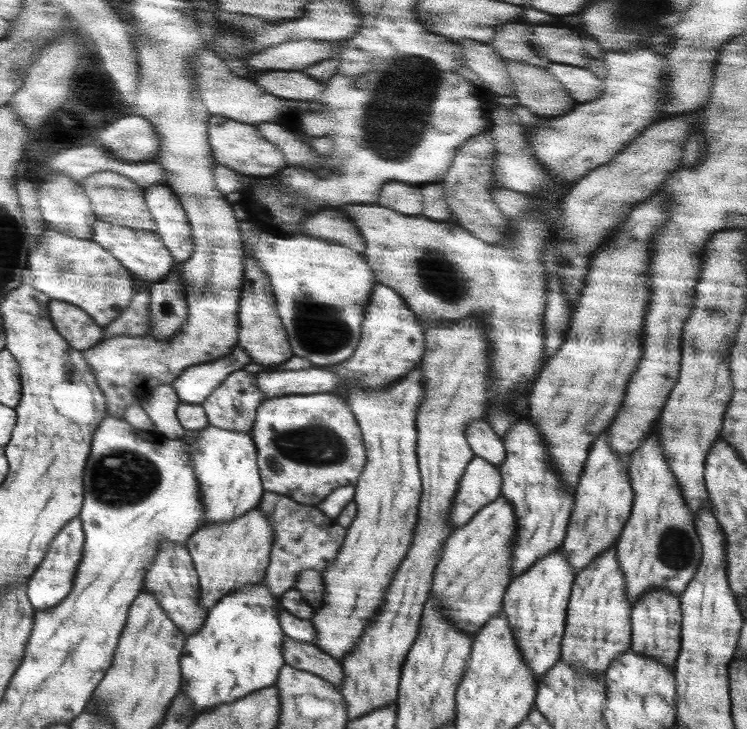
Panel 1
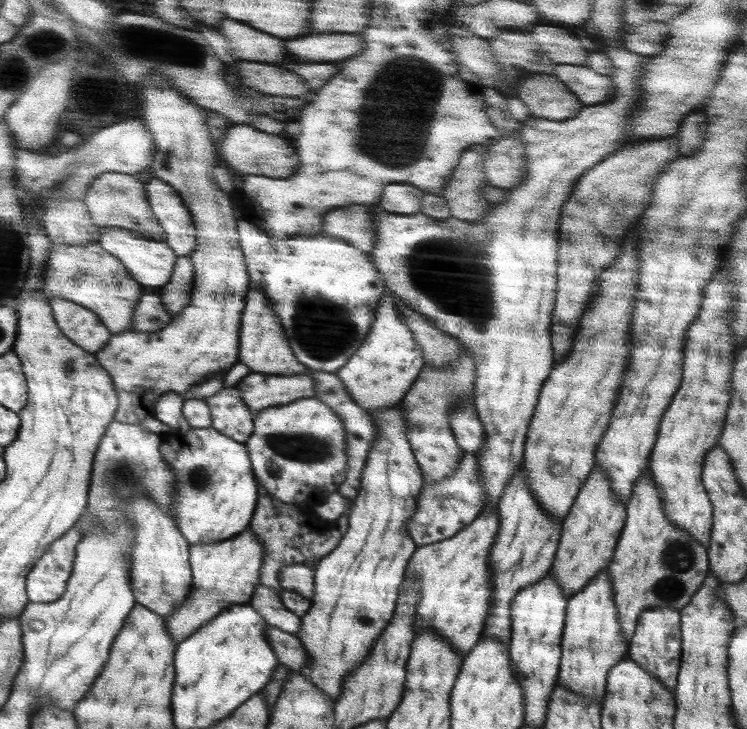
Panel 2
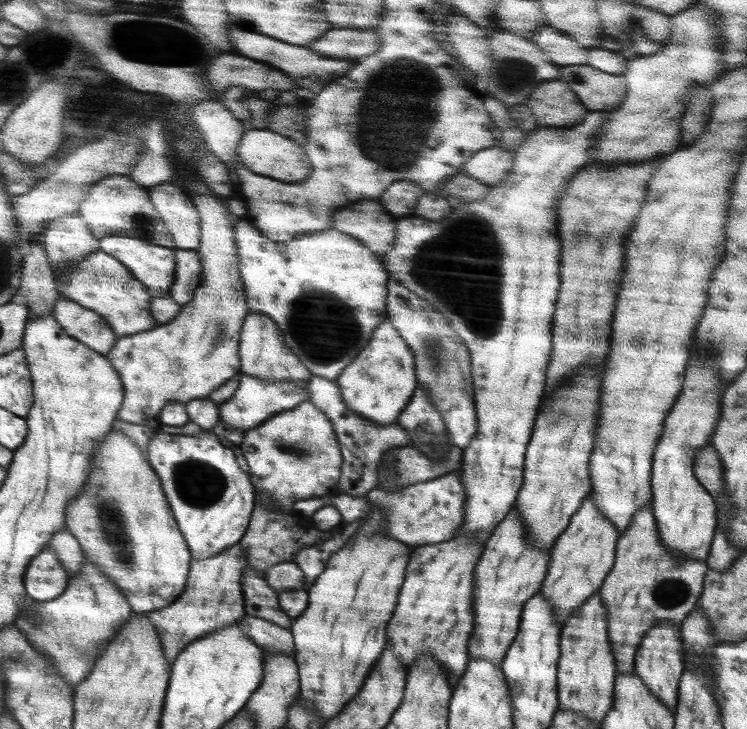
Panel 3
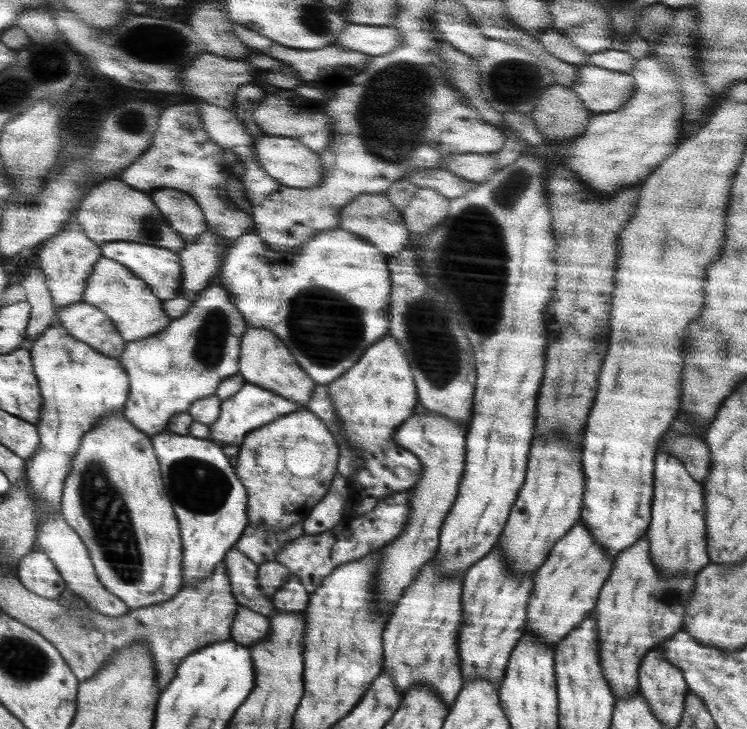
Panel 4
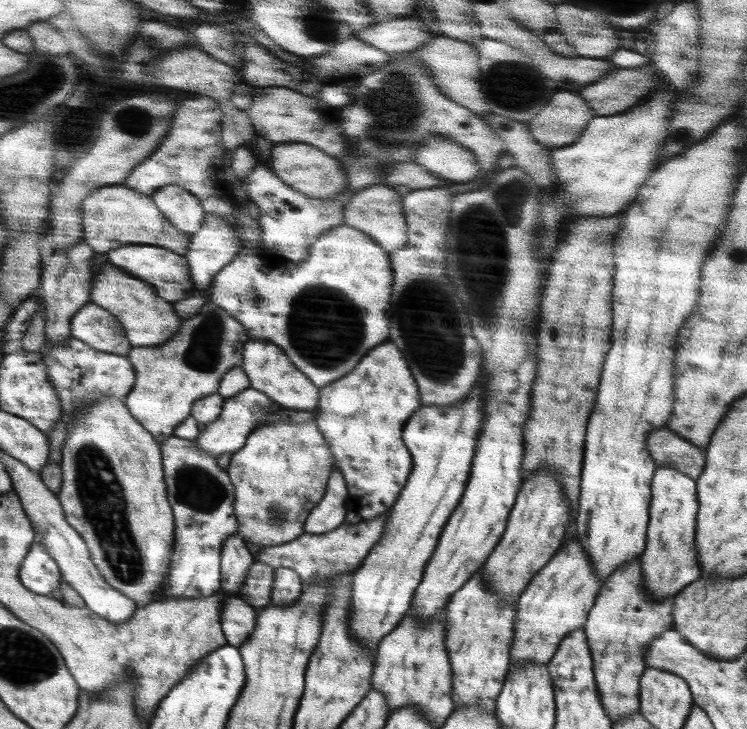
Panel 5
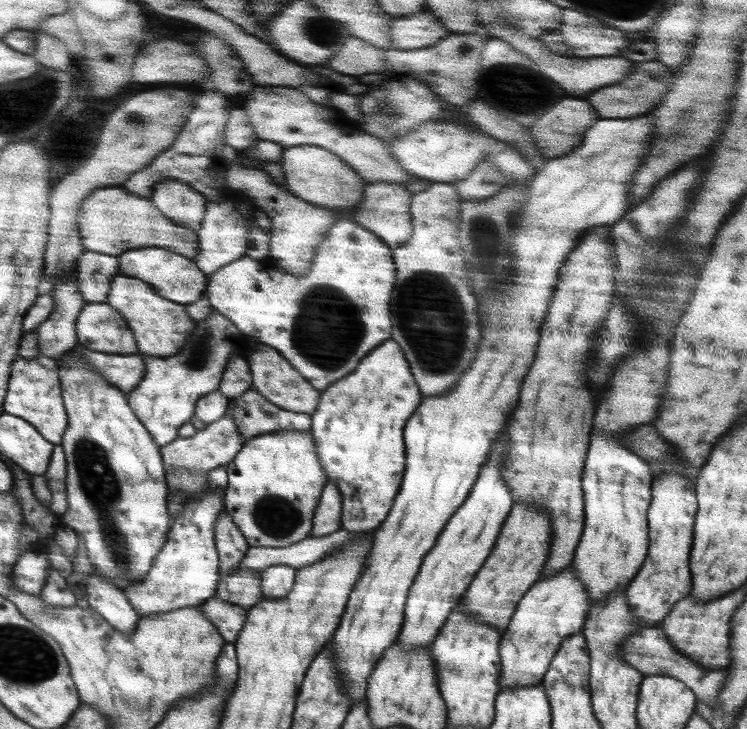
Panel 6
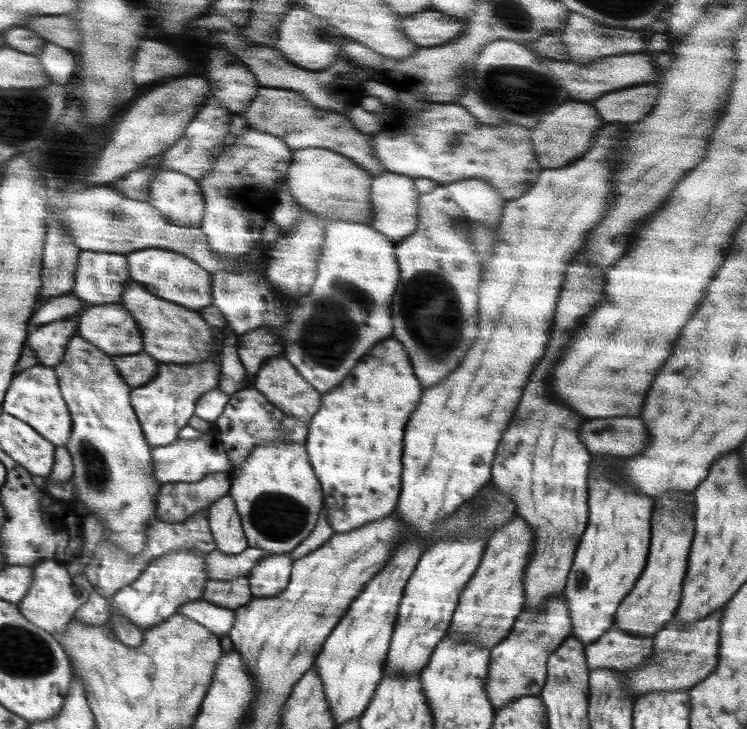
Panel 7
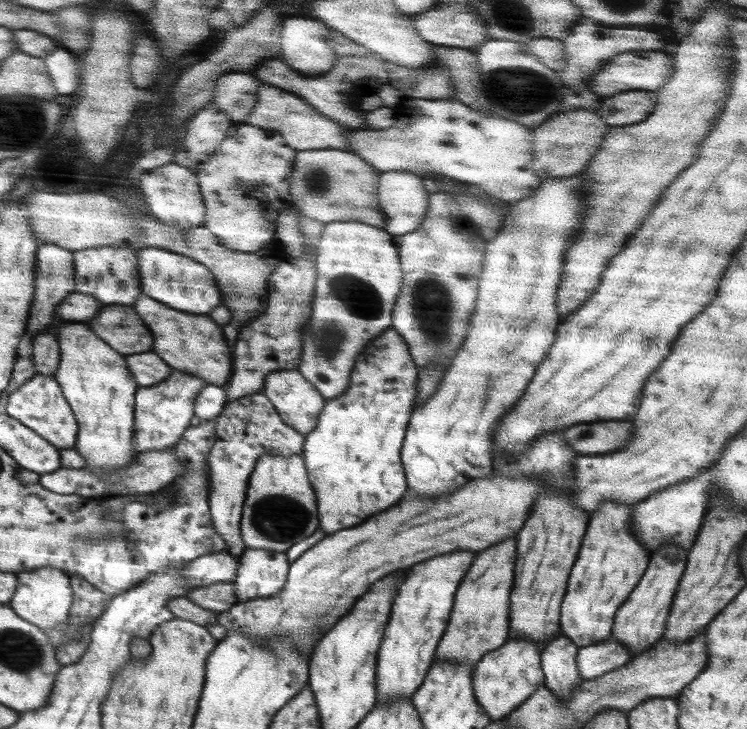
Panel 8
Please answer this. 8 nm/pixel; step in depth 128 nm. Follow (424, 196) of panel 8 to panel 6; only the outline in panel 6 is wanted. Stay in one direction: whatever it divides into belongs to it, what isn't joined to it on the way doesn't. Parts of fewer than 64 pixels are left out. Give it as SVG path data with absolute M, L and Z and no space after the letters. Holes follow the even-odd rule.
M372 182L367 186L362 202L360 206L356 205L354 218L351 220L376 233L390 248L400 247L412 238L413 234L413 216L410 212L413 194L396 182Z

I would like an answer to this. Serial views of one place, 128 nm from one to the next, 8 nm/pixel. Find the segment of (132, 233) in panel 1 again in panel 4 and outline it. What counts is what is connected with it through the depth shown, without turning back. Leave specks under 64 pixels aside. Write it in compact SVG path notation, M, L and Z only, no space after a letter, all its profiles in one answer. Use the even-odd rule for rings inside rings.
M112 241L103 246L103 256L118 260L136 275L151 284L155 293L164 301L182 296L182 258L176 251L140 241Z

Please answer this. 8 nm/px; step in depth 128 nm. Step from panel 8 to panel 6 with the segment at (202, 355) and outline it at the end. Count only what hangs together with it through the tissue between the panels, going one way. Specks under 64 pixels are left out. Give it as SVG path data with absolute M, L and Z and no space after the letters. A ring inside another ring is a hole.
M120 274L112 283L108 303L126 316L126 320L130 322L130 326L138 338L142 354L176 355L182 351L182 344L190 339L190 335L194 334L194 325L196 324L186 312L186 306L164 298L164 296L156 292L155 287L149 282L138 277Z

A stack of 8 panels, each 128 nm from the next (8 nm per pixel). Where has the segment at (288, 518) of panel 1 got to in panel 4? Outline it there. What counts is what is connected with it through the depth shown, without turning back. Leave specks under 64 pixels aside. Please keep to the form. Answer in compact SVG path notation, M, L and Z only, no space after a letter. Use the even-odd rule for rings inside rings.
M302 523L288 526L279 534L275 534L273 530L267 530L265 526L249 524L244 535L241 536L241 540L238 540L236 547L260 566L264 562L276 561L278 552L284 550L286 544L290 544L296 538L304 535L306 533Z

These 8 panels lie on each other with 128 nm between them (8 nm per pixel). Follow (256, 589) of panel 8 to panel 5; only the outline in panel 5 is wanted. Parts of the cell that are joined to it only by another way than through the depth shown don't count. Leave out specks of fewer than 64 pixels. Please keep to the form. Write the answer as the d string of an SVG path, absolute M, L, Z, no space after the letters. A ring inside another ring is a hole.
M278 568L274 572L271 604L288 606L297 603L303 594L304 583L297 572L291 568Z

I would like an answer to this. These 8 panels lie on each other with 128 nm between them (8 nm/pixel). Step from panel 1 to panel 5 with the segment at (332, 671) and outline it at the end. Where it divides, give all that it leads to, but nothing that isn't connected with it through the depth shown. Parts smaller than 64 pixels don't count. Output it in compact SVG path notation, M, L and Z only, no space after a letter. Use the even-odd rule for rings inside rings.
M226 597L222 604L222 628L228 644L242 646L256 628L258 610L240 597Z

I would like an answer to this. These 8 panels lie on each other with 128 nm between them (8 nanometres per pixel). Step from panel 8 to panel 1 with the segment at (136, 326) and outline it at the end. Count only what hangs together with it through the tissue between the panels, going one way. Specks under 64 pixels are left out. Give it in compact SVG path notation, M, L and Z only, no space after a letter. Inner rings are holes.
M53 300L50 314L56 328L66 340L78 350L88 350L106 340L105 327L80 306L60 300Z

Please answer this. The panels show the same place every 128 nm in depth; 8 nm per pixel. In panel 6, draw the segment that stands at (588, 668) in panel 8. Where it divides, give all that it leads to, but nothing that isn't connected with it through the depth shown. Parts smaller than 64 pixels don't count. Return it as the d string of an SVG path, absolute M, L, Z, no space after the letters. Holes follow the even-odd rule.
M660 625L646 628L630 636L628 640L624 640L622 646L620 646L620 653L622 653L622 659L626 660L626 663L637 668L638 671L642 671L644 675L668 675L681 680L693 689L698 702L702 701L705 705L716 706L718 704L718 694L722 691L722 686L728 678L728 668L704 669L696 661L682 655L678 649L674 649L673 644L670 644L666 632Z

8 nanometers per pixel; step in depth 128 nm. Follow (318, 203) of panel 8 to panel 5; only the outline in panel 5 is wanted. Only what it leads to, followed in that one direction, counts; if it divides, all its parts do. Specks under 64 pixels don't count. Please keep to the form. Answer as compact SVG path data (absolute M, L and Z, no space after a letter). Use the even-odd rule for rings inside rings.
M300 142L275 143L270 153L269 168L288 186L314 198L331 199L334 195L344 192L348 185L345 167L338 158L329 153L324 154L322 149L313 145Z

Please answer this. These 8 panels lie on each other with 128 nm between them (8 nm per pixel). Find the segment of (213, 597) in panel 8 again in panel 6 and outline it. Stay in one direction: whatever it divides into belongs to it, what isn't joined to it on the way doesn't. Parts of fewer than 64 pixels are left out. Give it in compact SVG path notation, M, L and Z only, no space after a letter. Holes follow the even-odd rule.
M244 567L235 574L218 580L215 597L250 609L264 599L260 587L260 576L262 576L260 569Z

